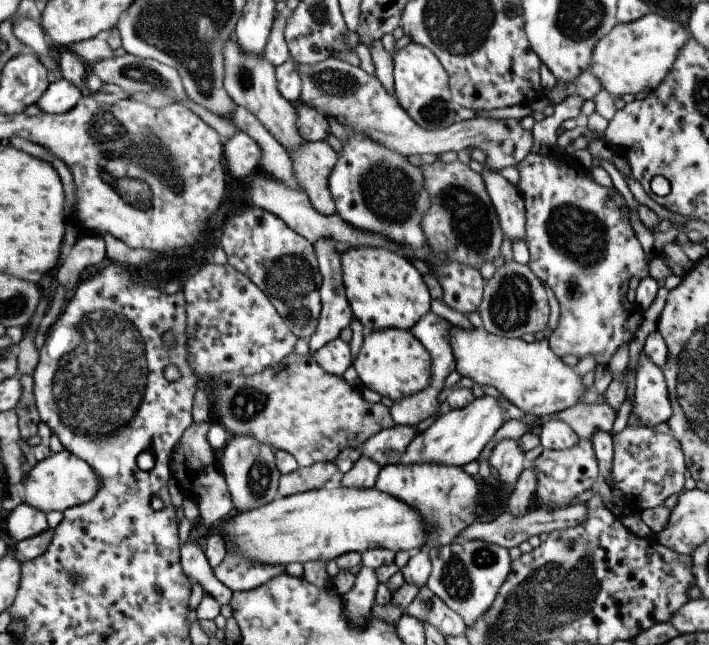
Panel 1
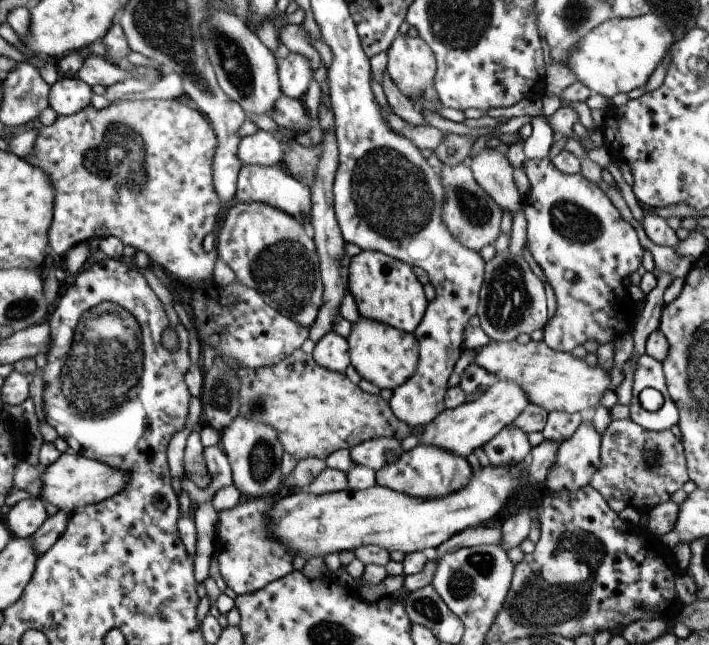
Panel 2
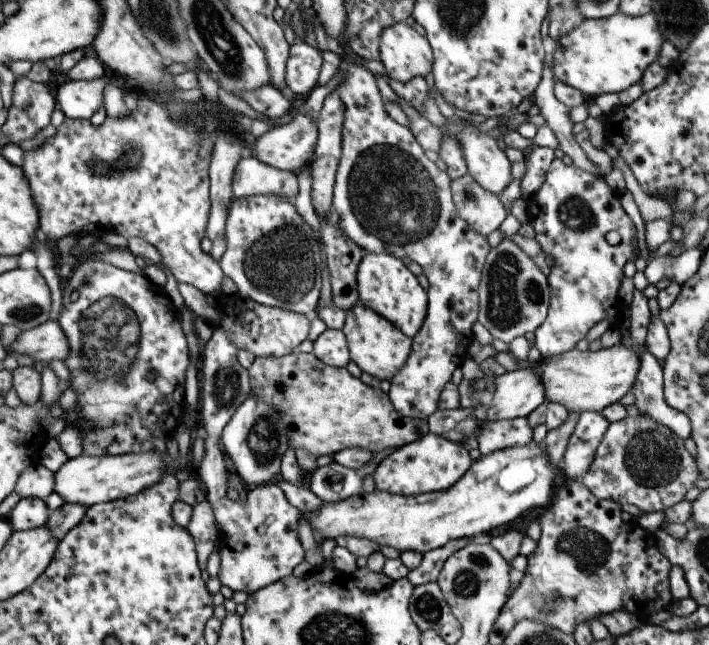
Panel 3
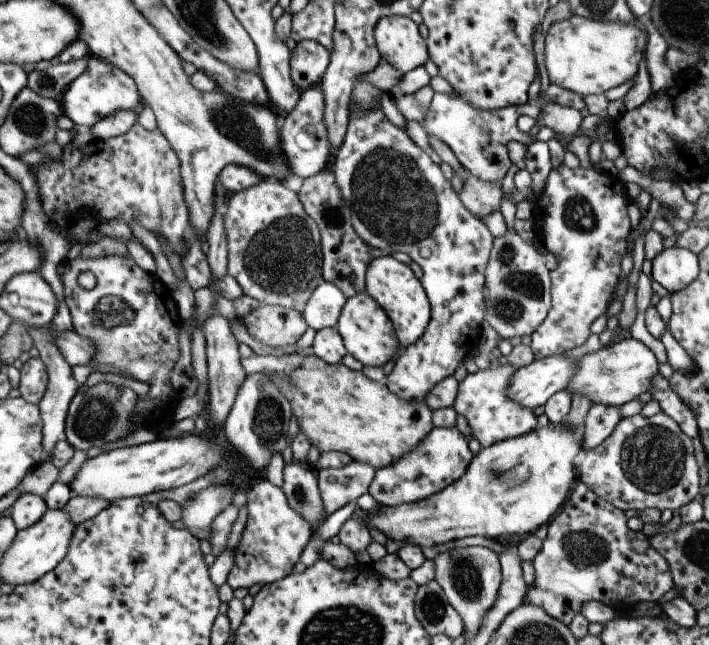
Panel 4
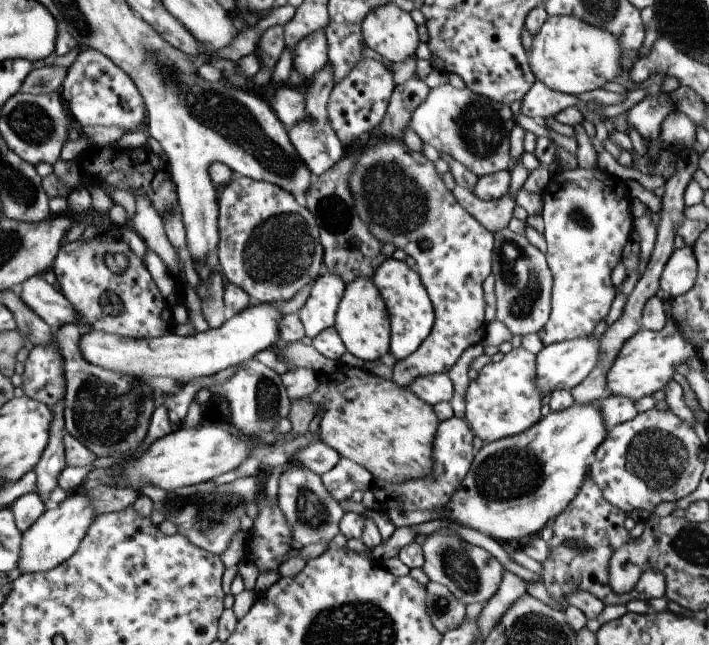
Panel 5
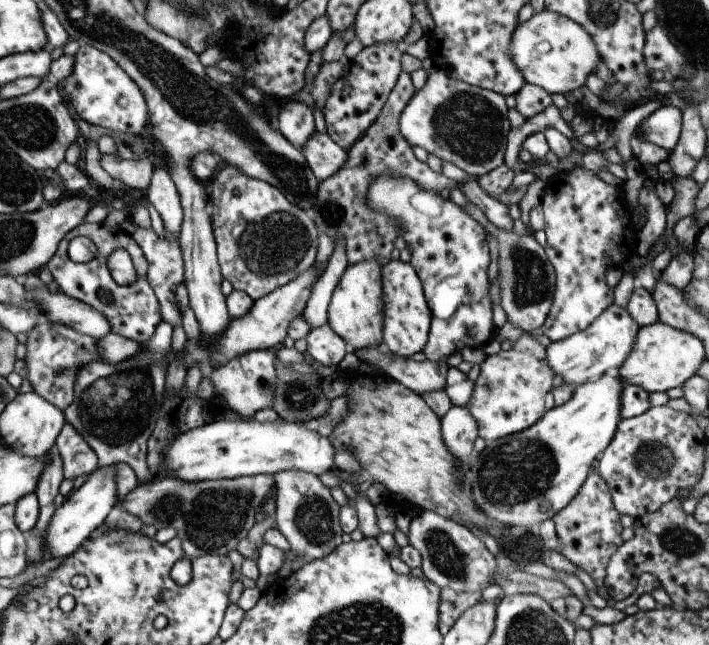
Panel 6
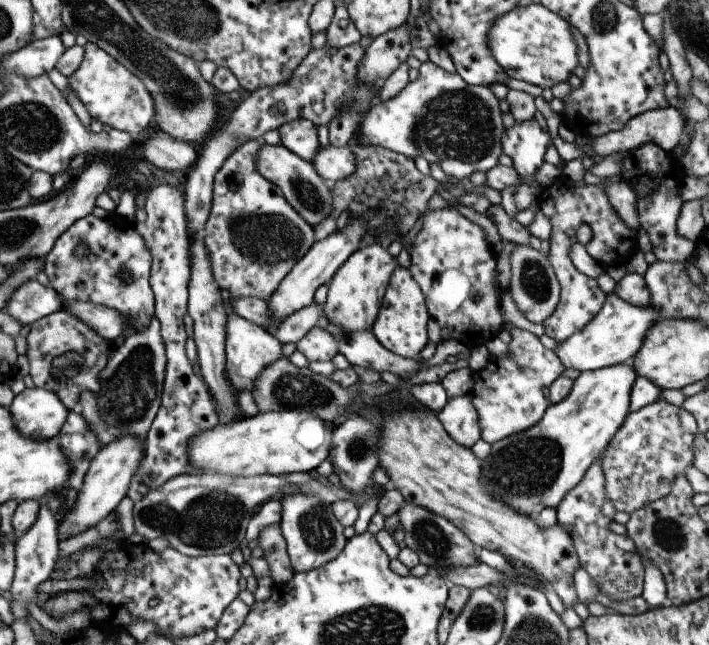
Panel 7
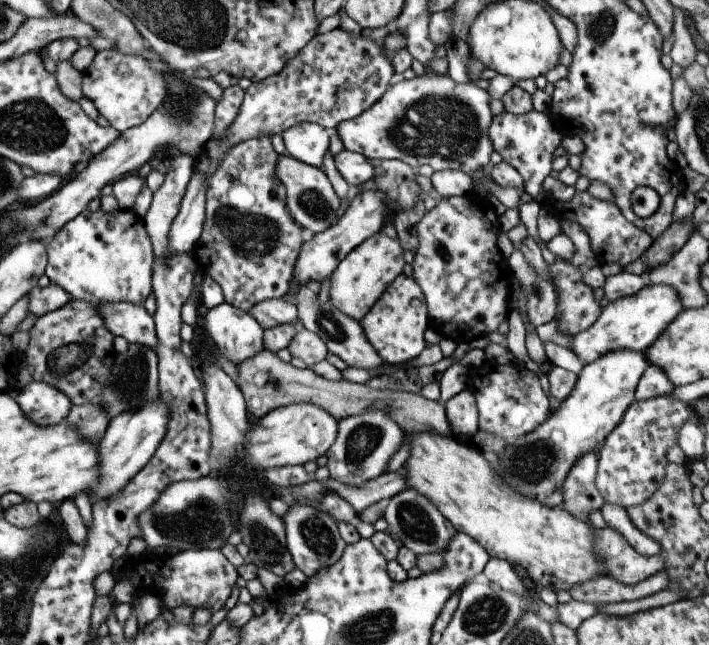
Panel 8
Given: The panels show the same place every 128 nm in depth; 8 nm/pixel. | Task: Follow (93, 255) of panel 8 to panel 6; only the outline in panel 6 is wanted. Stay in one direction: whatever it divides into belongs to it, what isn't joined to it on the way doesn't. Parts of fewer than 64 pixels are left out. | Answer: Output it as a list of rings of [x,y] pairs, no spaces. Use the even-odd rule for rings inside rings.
[[[104,223],[80,224],[71,232],[68,232],[53,258],[50,258],[46,269],[48,269],[54,280],[58,283],[58,287],[62,289],[63,294],[80,300],[85,304],[94,306],[95,310],[102,312],[106,316],[106,320],[110,322],[112,333],[142,343],[154,336],[156,326],[162,321],[160,314],[159,302],[156,299],[154,290],[149,286],[146,280],[146,272],[148,262],[146,256],[142,252],[142,248],[133,240],[133,236],[122,231],[120,226],[108,226]],[[78,236],[88,237],[96,245],[98,249],[97,256],[87,264],[77,264],[70,260],[66,255],[68,245],[73,238]],[[114,250],[126,250],[128,252],[136,272],[138,272],[138,280],[132,286],[119,286],[112,279],[110,270],[106,266],[106,258],[114,252]]]

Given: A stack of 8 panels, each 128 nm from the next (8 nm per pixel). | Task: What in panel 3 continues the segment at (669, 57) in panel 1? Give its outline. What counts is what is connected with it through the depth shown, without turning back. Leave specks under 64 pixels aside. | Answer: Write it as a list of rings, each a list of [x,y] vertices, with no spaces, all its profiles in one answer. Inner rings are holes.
[[[652,12],[631,17],[624,13],[616,13],[601,19],[586,19],[573,31],[559,38],[554,54],[554,72],[556,80],[569,84],[583,92],[588,100],[593,100],[604,92],[618,94],[630,88],[632,84],[641,82],[647,70],[658,59],[662,43],[666,40],[656,16]]]

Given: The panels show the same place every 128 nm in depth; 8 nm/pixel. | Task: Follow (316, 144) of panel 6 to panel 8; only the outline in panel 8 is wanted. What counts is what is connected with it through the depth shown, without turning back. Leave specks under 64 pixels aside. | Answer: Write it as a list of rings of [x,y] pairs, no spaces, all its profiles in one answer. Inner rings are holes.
[[[342,149],[333,156],[333,159],[340,176],[352,186],[359,188],[362,183],[374,176],[373,166],[363,154]]]

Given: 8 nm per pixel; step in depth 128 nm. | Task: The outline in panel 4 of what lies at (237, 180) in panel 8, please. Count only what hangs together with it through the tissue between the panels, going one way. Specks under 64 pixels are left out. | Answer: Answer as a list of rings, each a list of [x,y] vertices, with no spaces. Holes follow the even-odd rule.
[[[274,178],[272,180],[266,179],[246,190],[229,194],[228,198],[226,198],[226,204],[224,204],[224,213],[224,228],[227,236],[227,274],[236,279],[244,295],[251,296],[262,305],[280,305],[302,313],[314,289],[319,284],[324,283],[325,280],[323,279],[321,234],[316,221],[311,219],[303,209],[302,201],[298,198],[298,195],[286,188],[282,182]]]

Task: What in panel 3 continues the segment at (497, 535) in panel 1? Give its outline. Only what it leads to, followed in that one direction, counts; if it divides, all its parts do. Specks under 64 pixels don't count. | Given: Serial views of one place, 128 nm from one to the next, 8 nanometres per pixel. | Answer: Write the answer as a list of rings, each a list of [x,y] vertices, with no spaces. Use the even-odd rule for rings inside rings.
[[[470,537],[448,541],[444,546],[423,553],[420,566],[411,570],[406,578],[415,586],[437,582],[438,575],[446,559],[457,550],[471,543]]]

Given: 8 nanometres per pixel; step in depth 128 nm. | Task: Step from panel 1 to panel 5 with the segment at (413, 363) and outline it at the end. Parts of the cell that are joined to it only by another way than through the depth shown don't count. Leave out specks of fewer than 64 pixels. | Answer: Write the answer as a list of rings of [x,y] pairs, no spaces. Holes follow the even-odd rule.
[[[360,277],[345,285],[335,316],[334,328],[338,331],[346,350],[364,362],[377,361],[389,354],[391,322],[380,291],[370,278]]]

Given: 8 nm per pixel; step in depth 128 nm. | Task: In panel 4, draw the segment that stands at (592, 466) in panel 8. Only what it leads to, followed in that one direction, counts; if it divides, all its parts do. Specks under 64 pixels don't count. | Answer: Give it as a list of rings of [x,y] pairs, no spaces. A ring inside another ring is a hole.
[[[578,480],[574,486],[572,486],[571,493],[567,498],[567,501],[563,504],[563,507],[551,518],[548,522],[548,532],[546,538],[543,539],[542,549],[531,560],[532,566],[535,570],[534,582],[527,588],[523,604],[530,604],[537,607],[542,607],[552,618],[563,622],[566,626],[572,622],[572,619],[581,612],[582,605],[588,601],[600,601],[605,605],[613,607],[614,605],[624,602],[624,604],[638,604],[638,602],[656,602],[658,603],[660,598],[675,586],[673,583],[673,576],[671,575],[670,565],[666,562],[666,559],[656,552],[650,544],[649,537],[644,535],[642,531],[632,531],[626,525],[626,516],[624,511],[611,505],[606,499],[600,498],[597,494],[594,494],[593,490],[590,490],[589,486],[586,486],[582,481]]]

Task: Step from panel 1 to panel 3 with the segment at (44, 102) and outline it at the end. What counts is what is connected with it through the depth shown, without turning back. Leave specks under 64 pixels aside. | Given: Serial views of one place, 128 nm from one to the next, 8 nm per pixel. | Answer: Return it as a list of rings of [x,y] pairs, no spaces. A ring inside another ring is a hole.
[[[109,72],[93,81],[68,80],[54,89],[56,104],[66,117],[90,119],[103,105],[103,90],[108,83],[115,82],[116,74]]]

